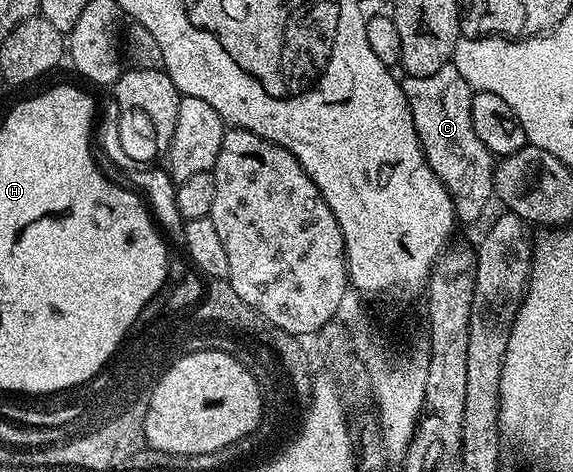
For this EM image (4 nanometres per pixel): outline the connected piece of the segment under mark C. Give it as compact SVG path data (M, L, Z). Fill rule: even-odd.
M454 63L442 66L437 73L430 74L429 77L413 78L404 76L401 81L403 92L405 93L407 104L413 115L414 128L417 129L418 139L422 143L423 152L429 161L430 168L443 184L446 191L454 201L455 211L458 220L463 224L473 223L480 219L489 201L494 198L495 159L491 151L485 148L481 139L474 132L472 121L472 97L474 91L465 77L461 76Z

